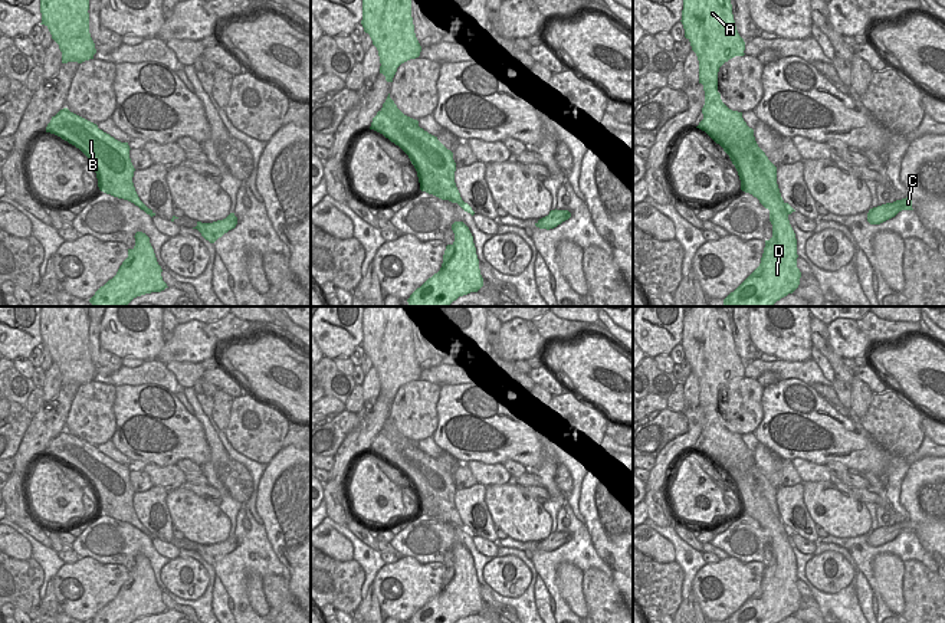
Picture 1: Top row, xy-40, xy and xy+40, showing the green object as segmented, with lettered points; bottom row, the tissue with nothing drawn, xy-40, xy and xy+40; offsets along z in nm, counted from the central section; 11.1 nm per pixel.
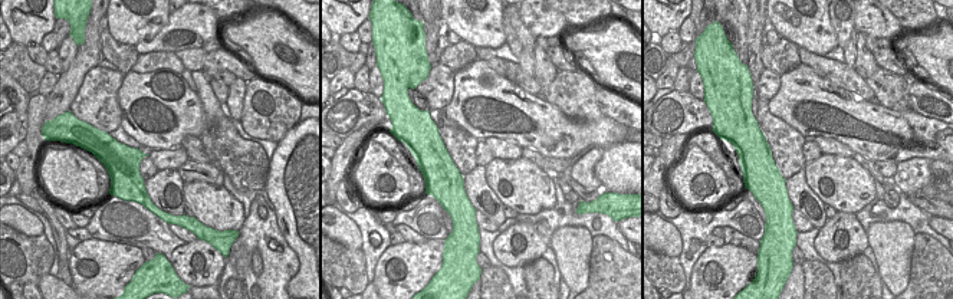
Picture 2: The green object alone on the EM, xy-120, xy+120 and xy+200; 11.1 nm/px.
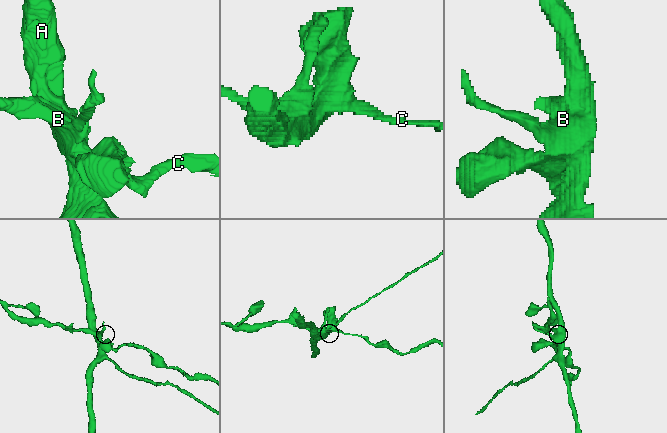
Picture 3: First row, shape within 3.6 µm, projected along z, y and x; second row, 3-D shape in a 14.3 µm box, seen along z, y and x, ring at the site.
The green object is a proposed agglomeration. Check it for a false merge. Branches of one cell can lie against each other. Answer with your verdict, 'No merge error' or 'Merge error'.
Merge error.

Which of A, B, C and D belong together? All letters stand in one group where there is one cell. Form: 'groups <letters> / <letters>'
groups A D / B C

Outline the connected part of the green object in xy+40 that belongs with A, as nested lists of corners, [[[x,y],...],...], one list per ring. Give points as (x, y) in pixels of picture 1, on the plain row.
[[[692,306],[685,312],[680,344],[699,383],[699,406],[705,413],[705,455],[729,478],[741,512],[770,532],[772,547],[772,560],[765,563],[759,588],[723,623],[780,623],[800,607],[797,561],[781,517],[771,511],[754,481],[748,488],[742,479],[741,468],[755,463],[754,452],[747,447],[742,435],[732,433],[722,424],[718,414],[719,390],[729,381],[745,377],[745,364],[736,353],[726,309]]]

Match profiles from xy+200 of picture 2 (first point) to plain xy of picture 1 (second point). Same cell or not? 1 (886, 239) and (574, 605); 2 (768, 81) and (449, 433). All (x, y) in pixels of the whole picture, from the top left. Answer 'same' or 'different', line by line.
1: same
2: different

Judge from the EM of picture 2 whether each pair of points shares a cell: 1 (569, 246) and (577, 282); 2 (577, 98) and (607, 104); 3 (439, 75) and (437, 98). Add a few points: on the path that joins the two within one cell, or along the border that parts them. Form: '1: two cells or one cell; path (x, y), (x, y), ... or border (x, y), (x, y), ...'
1: one cell; path (572, 255), (575, 273)
2: two cells; border (595, 84), (595, 104), (604, 115)
3: one cell; path (439, 81), (437, 92)

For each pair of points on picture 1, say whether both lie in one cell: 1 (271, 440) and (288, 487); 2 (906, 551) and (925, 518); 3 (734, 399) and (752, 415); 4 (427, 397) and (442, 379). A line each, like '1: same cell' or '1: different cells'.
1: different cells
2: different cells
3: same cell
4: different cells

